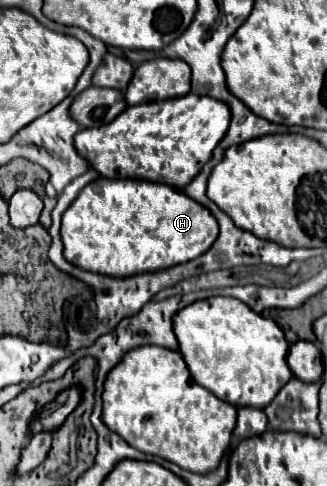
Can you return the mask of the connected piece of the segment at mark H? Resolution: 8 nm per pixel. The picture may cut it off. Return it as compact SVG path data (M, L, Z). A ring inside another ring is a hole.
M95 179L63 213L63 257L85 271L131 277L169 269L203 255L217 239L217 221L183 191L139 179Z

